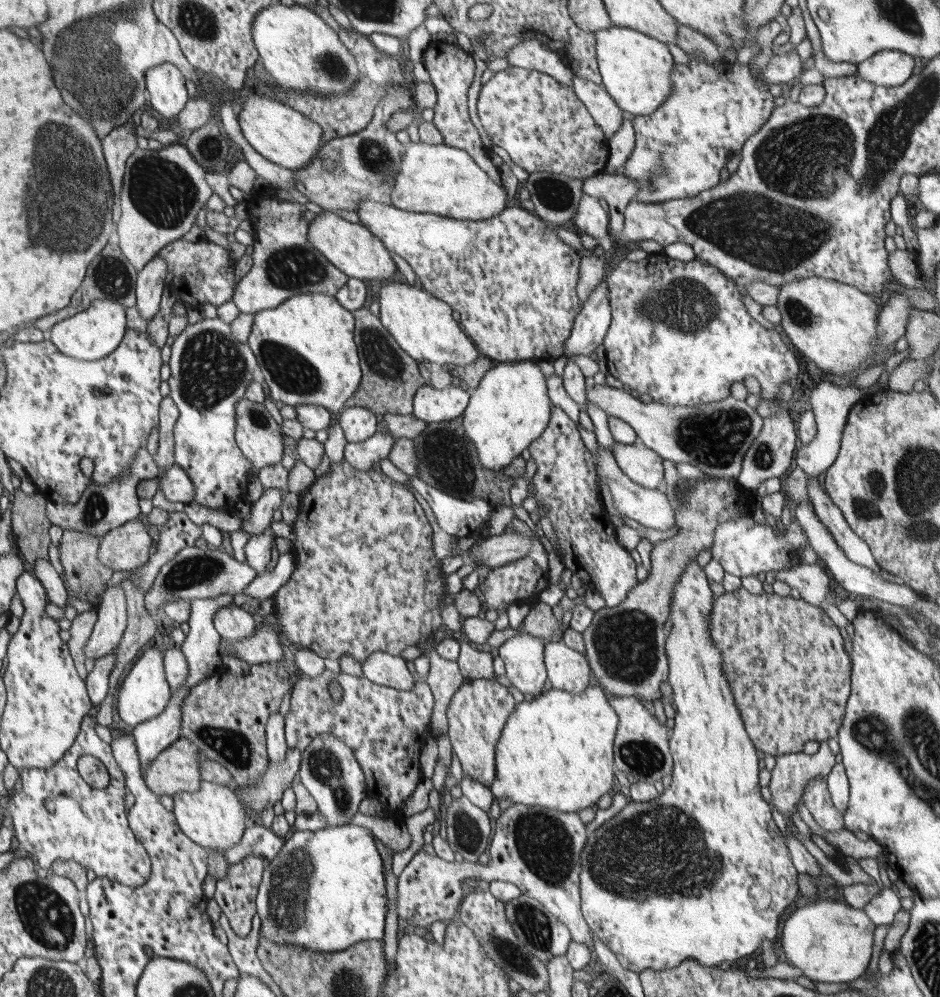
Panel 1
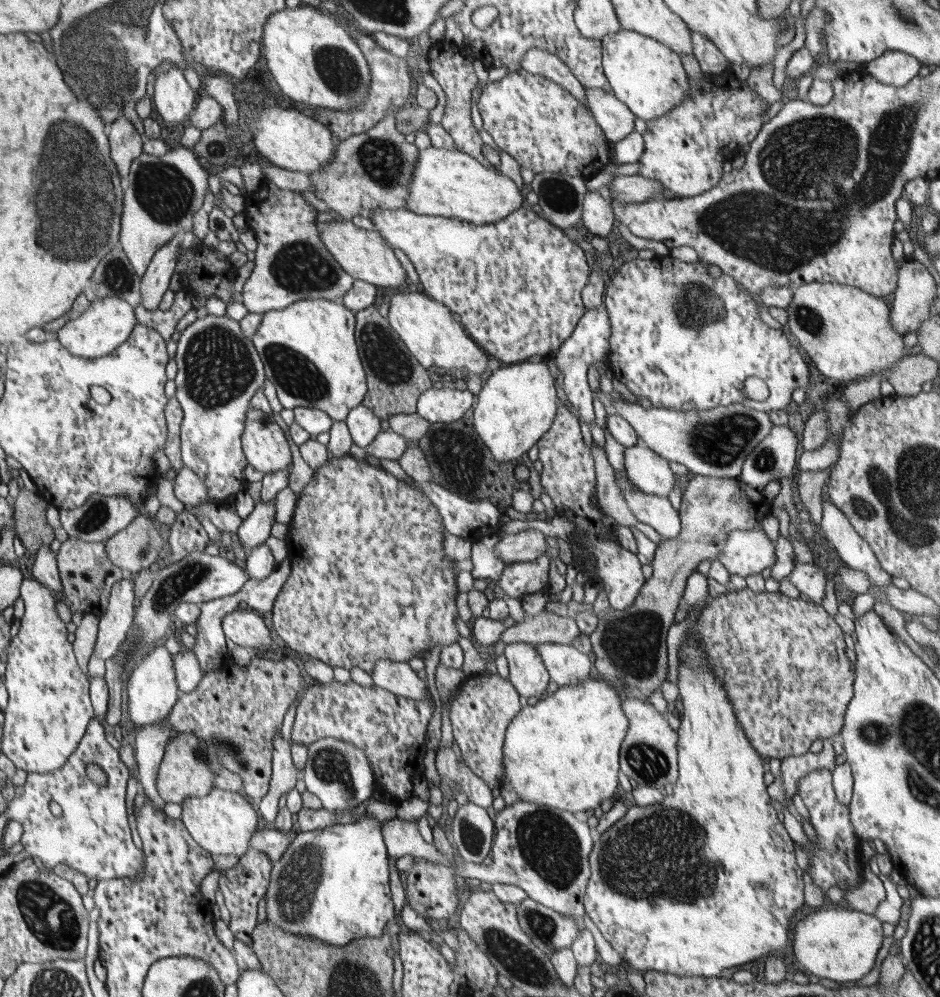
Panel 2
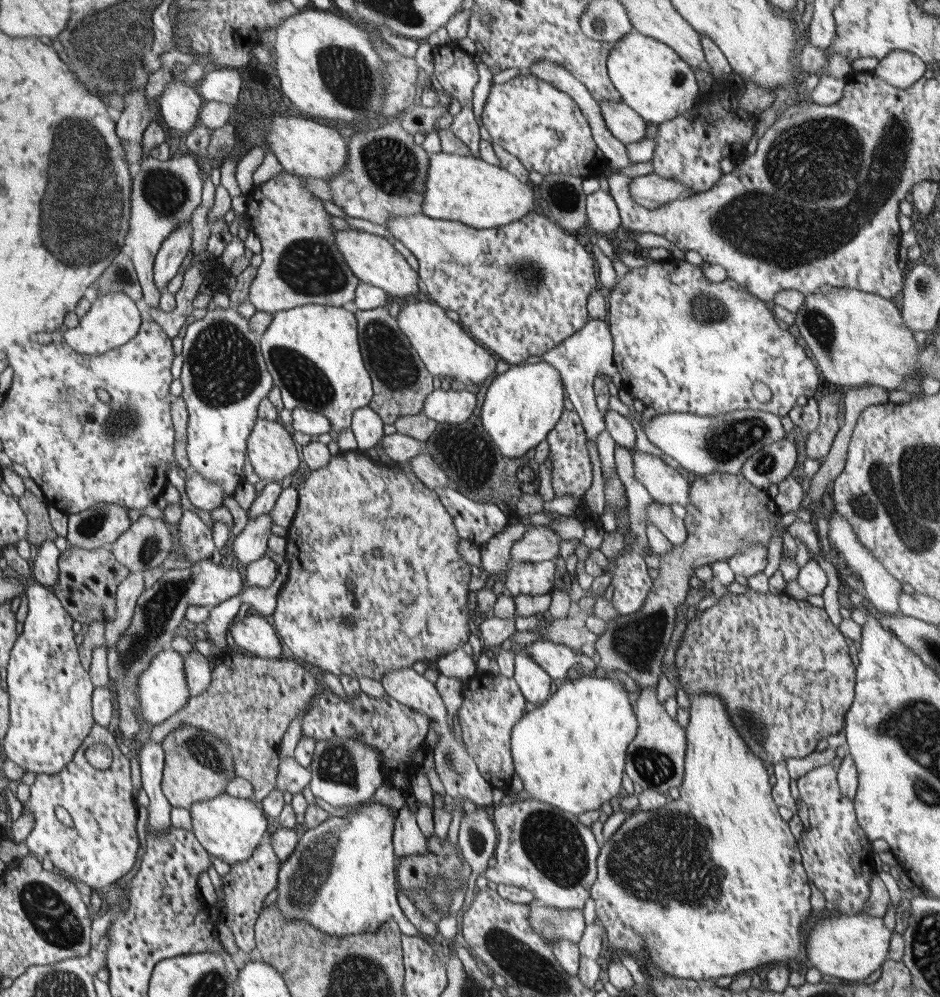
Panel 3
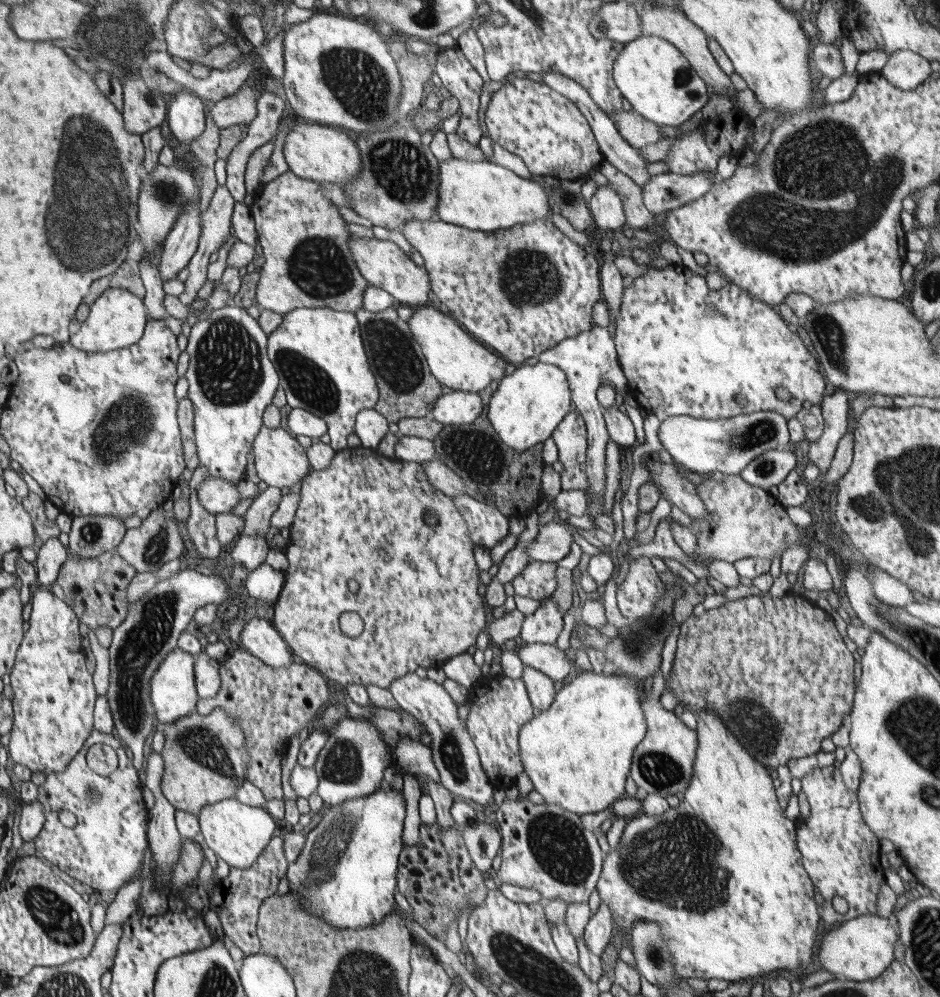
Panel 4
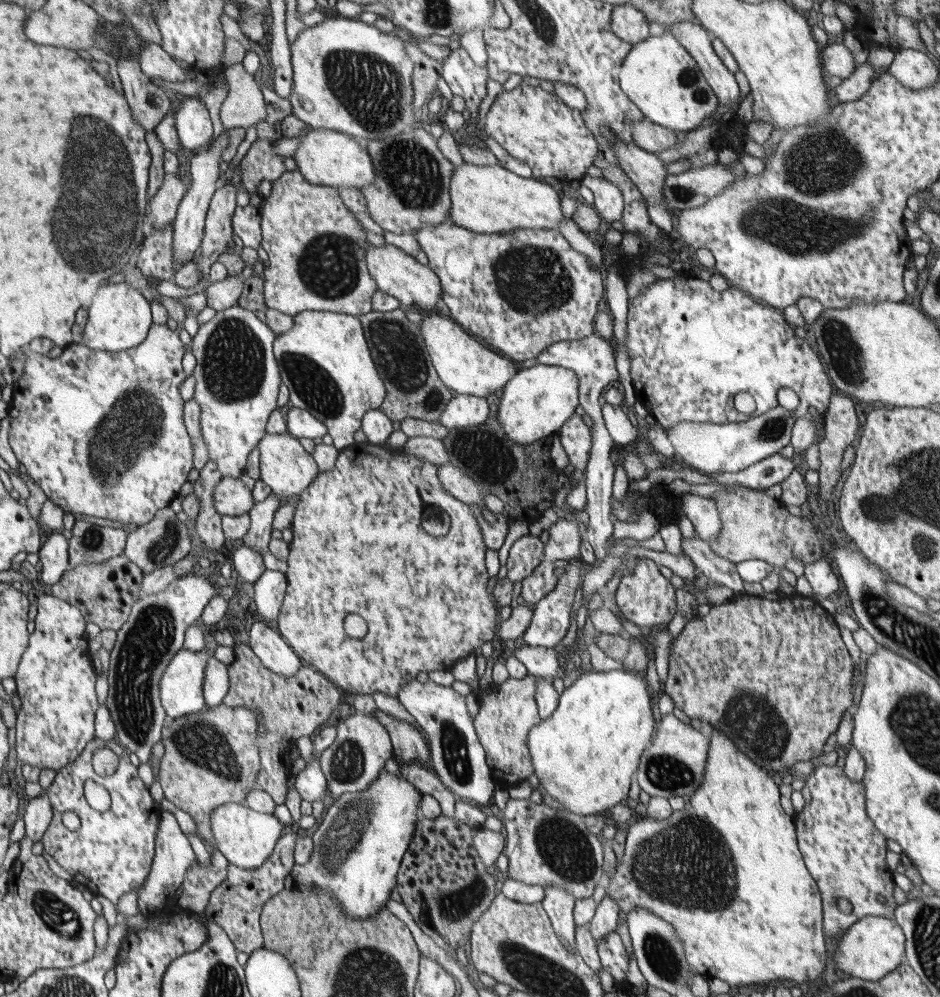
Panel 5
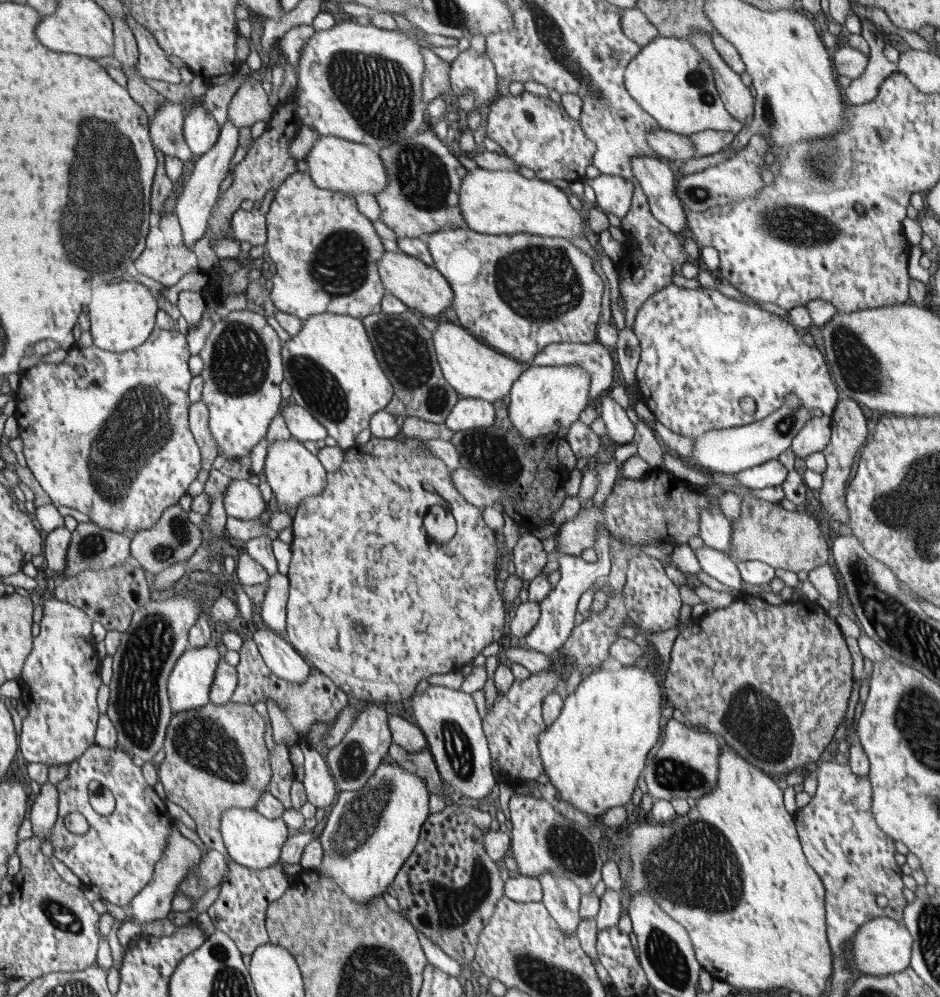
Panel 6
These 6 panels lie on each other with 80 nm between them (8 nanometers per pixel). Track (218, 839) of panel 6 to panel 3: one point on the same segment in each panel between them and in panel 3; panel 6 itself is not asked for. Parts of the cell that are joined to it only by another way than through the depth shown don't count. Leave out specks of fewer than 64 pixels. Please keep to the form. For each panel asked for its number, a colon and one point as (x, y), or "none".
3: (198, 766)
4: (205, 759)
5: (211, 757)

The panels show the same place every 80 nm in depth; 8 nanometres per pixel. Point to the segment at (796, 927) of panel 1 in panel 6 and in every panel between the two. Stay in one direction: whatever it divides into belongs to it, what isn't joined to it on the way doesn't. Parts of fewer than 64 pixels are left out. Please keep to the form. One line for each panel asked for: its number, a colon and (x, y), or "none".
2: (840, 945)
3: (849, 947)
4: (861, 949)
5: (872, 947)
6: (883, 946)

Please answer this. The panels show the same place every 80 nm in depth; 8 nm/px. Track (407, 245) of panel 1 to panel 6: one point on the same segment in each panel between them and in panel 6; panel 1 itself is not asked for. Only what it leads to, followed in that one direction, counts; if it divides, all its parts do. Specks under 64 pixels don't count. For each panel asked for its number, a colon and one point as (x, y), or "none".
2: (516, 284)
3: (521, 289)
4: (524, 290)
5: (521, 291)
6: (519, 293)

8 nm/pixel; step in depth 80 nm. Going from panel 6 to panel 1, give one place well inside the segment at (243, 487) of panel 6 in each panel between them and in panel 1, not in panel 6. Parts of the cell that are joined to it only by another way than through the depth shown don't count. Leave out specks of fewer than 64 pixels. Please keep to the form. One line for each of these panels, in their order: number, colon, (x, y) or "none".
1: (177, 487)
2: (188, 488)
3: (202, 493)
4: (216, 495)
5: (231, 498)

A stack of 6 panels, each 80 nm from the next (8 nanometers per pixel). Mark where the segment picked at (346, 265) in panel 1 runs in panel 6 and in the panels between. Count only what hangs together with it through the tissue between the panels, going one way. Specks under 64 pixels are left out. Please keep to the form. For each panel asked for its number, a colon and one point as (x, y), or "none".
2: (363, 254)
3: (373, 259)
4: (384, 265)
5: (395, 272)
6: (420, 286)

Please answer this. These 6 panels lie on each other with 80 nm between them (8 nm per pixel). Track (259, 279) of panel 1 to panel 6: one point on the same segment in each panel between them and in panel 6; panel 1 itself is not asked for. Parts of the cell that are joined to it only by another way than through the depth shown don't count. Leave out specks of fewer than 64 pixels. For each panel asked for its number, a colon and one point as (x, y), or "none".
2: (291, 264)
3: (301, 264)
4: (307, 263)
5: (315, 245)
6: (324, 252)

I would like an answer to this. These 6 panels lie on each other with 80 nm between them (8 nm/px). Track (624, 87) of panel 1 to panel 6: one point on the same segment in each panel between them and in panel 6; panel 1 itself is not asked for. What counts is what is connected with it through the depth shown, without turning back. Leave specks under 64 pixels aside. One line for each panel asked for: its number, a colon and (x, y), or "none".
2: (647, 76)
3: (652, 79)
4: (653, 75)
5: (659, 74)
6: (668, 78)

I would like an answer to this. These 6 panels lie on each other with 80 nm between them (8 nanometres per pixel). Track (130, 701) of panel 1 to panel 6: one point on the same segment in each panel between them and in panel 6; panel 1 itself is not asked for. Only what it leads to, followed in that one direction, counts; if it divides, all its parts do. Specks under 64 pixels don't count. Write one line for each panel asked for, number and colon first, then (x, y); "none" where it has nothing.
2: (152, 692)
3: (162, 692)
4: (172, 691)
5: (181, 694)
6: (189, 685)

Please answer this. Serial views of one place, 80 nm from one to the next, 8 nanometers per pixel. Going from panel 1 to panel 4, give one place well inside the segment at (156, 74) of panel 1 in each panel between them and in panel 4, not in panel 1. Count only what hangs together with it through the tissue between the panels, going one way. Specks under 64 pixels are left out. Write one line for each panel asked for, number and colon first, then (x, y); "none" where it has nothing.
2: (173, 99)
3: (180, 105)
4: (185, 113)

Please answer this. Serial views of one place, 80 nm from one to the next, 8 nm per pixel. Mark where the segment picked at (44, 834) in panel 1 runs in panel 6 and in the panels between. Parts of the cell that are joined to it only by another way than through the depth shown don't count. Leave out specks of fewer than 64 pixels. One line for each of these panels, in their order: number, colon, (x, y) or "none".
2: (92, 836)
3: (103, 846)
4: (110, 843)
5: (111, 854)
6: (115, 860)

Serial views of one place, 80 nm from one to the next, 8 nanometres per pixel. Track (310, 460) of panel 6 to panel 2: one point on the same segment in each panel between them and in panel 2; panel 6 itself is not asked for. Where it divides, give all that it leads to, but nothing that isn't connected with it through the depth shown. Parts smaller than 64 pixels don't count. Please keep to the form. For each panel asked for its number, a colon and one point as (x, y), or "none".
2: (266, 446)
3: (274, 455)
4: (281, 461)
5: (287, 468)

